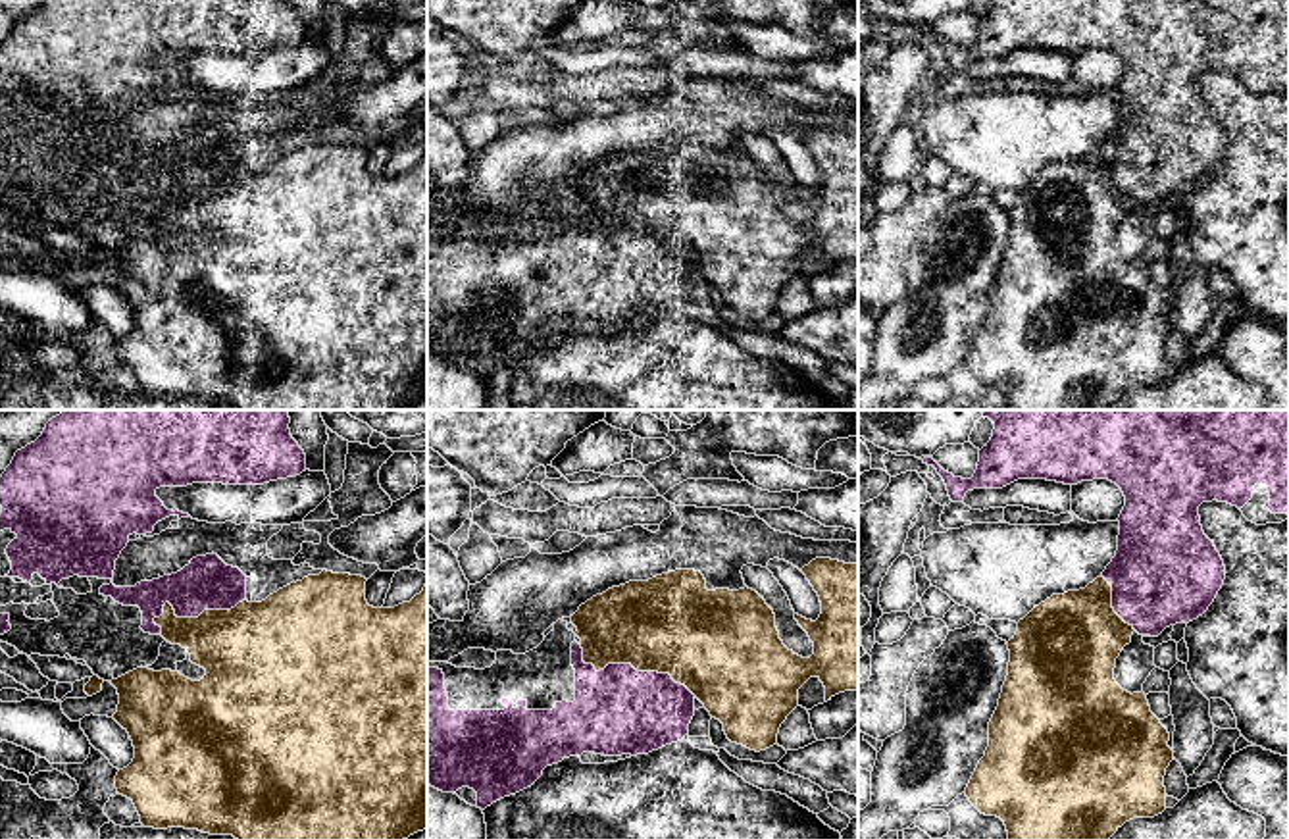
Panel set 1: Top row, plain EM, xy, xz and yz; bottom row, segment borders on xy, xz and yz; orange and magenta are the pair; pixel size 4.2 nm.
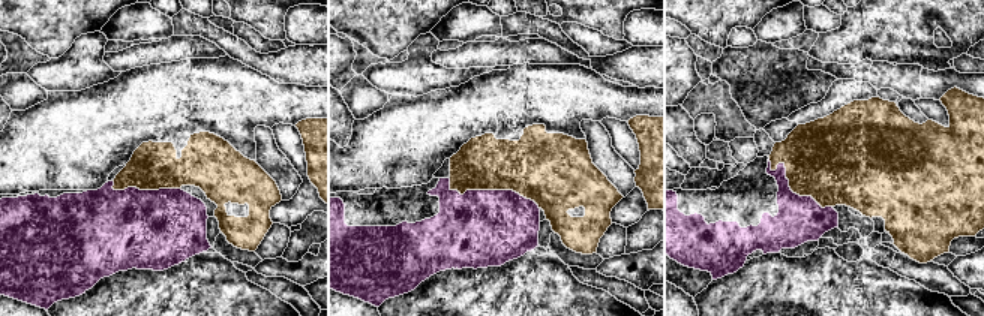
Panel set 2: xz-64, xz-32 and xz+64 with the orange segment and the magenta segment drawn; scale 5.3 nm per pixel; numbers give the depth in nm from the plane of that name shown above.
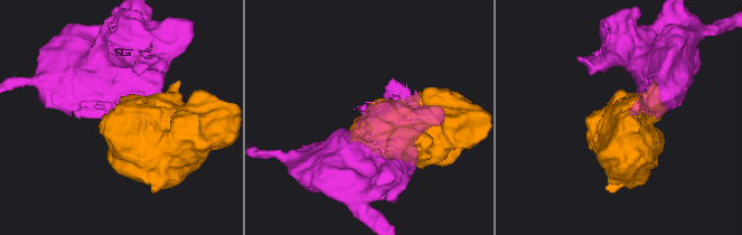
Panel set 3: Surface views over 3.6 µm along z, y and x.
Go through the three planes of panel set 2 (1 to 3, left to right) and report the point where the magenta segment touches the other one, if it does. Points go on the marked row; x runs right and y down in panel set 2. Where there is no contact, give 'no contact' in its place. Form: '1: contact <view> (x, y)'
1: contact xz-64 (143, 189)
2: contact xz-32 (491, 189)
3: contact xz+64 (789, 186)

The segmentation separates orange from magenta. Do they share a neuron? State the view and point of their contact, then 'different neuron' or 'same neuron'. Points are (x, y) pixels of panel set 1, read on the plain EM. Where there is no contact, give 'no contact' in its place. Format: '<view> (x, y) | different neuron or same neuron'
xz (631, 233) | different neuron

